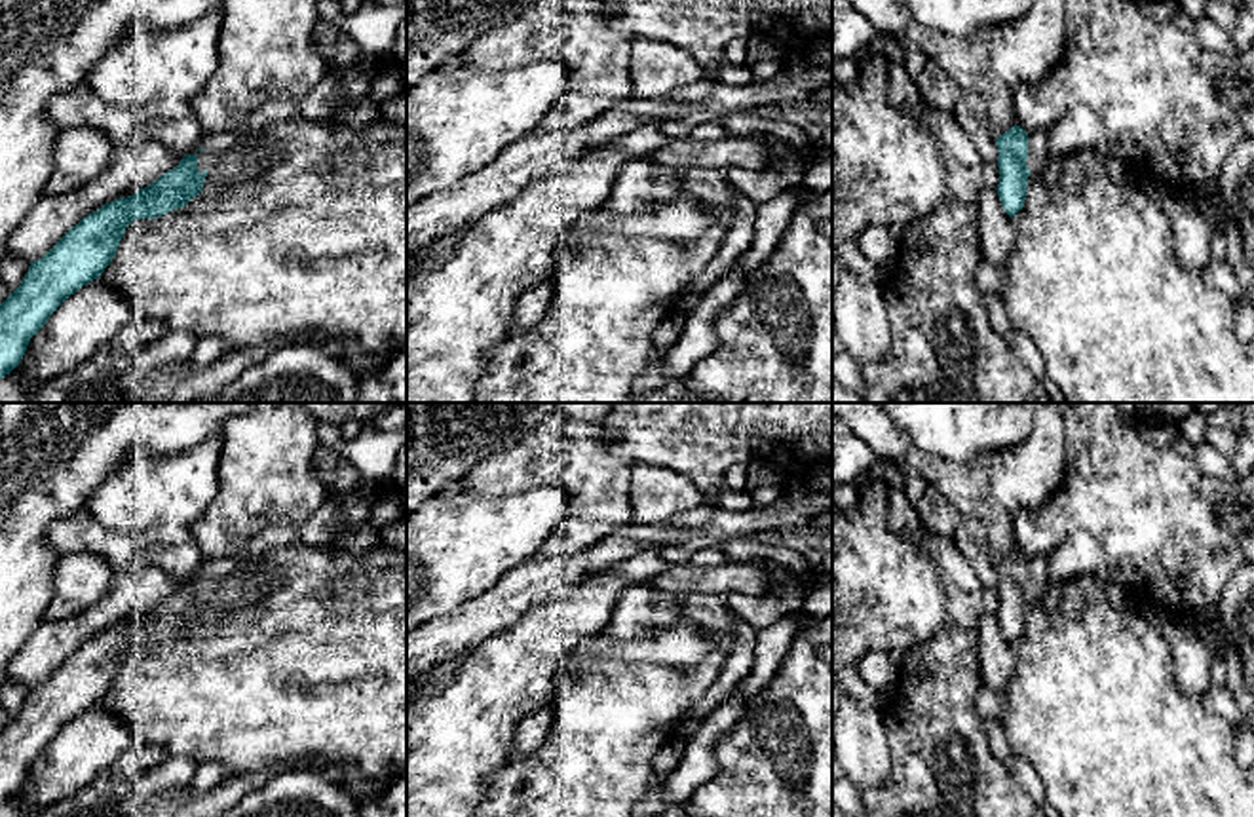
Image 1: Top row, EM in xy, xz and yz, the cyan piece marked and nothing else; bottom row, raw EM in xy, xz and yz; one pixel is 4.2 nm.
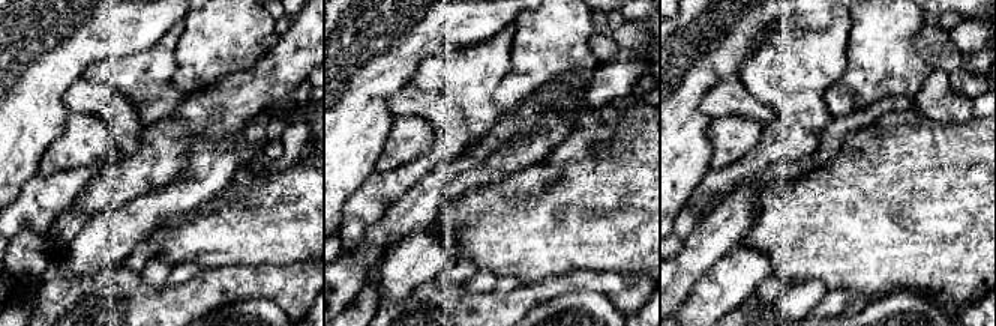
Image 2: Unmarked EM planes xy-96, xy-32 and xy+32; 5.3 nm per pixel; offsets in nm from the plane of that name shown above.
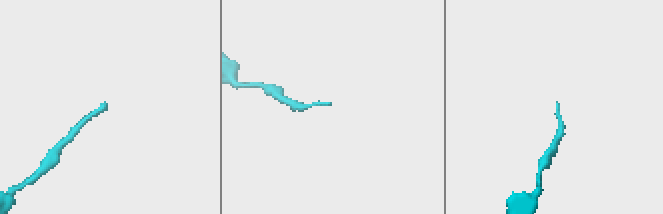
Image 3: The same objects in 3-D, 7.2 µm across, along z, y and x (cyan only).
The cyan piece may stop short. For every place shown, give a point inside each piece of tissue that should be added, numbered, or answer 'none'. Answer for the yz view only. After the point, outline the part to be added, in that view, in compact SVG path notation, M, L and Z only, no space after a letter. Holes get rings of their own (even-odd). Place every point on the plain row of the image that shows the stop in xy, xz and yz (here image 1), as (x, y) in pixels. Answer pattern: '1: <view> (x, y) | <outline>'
none

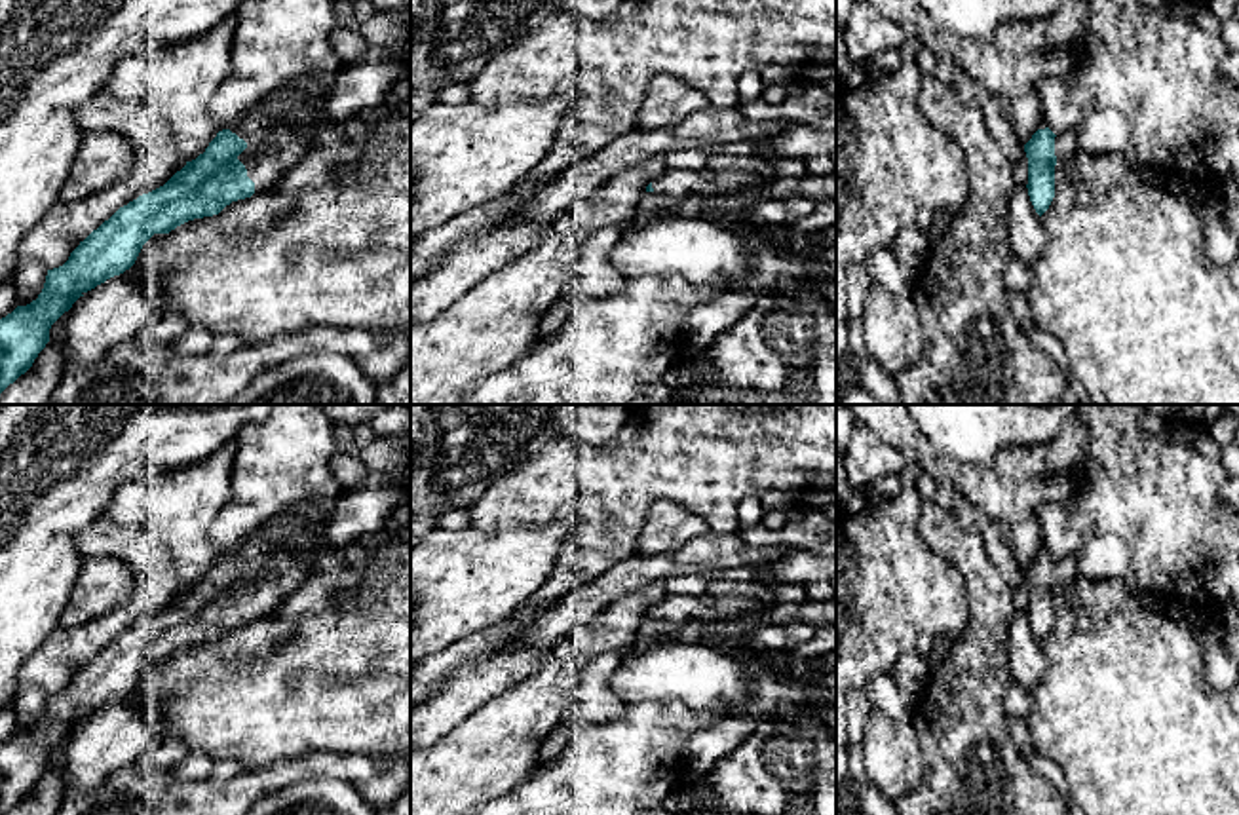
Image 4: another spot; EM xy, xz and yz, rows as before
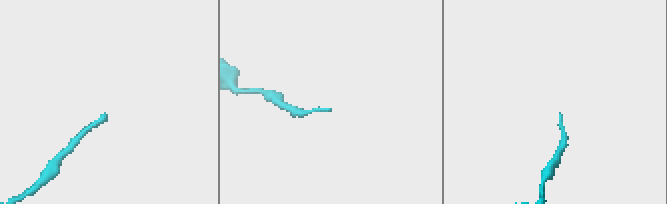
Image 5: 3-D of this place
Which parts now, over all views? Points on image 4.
1: xy (272, 561) | M410 426L403 443L407 464L401 473L367 469L357 486L338 490L331 511L291 511L262 530L253 543L230 555L247 568L238 585L251 585L247 602L255 608L255 617L277 610L304 581L302 557L342 549L388 528L395 509L410 496Z

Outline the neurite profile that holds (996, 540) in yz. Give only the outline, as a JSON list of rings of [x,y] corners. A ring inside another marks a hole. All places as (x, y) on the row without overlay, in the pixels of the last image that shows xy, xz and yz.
[[[990,521],[981,528],[981,538],[992,564],[1013,589],[1020,587],[1024,583],[1024,570],[1015,557],[1009,530],[1001,522]]]

